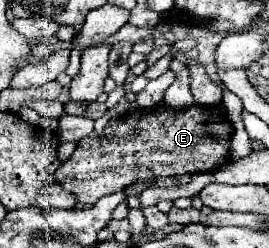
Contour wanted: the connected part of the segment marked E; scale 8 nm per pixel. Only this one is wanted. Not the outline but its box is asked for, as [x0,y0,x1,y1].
[55,104,231,206]

